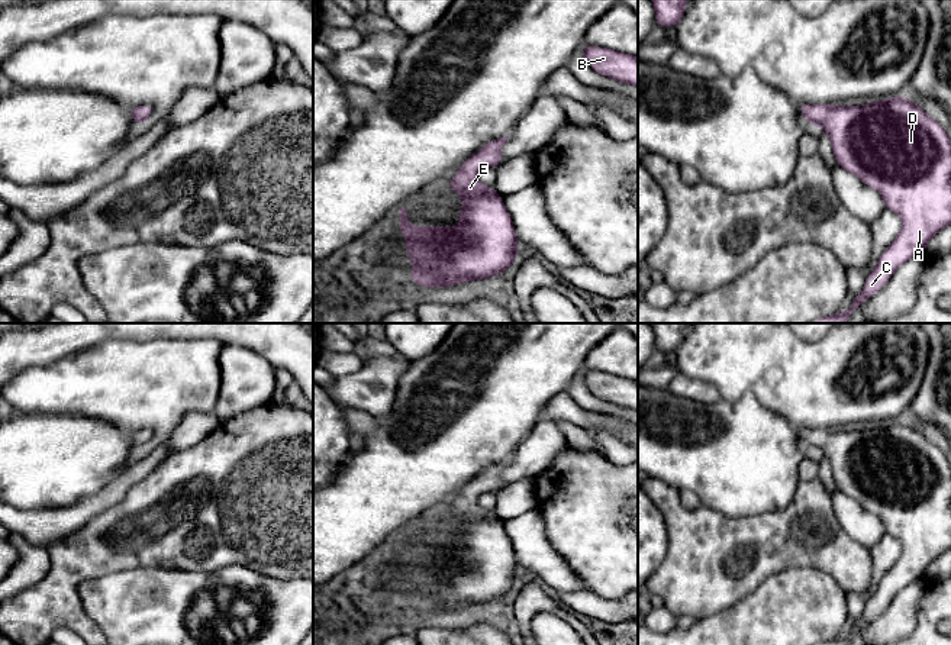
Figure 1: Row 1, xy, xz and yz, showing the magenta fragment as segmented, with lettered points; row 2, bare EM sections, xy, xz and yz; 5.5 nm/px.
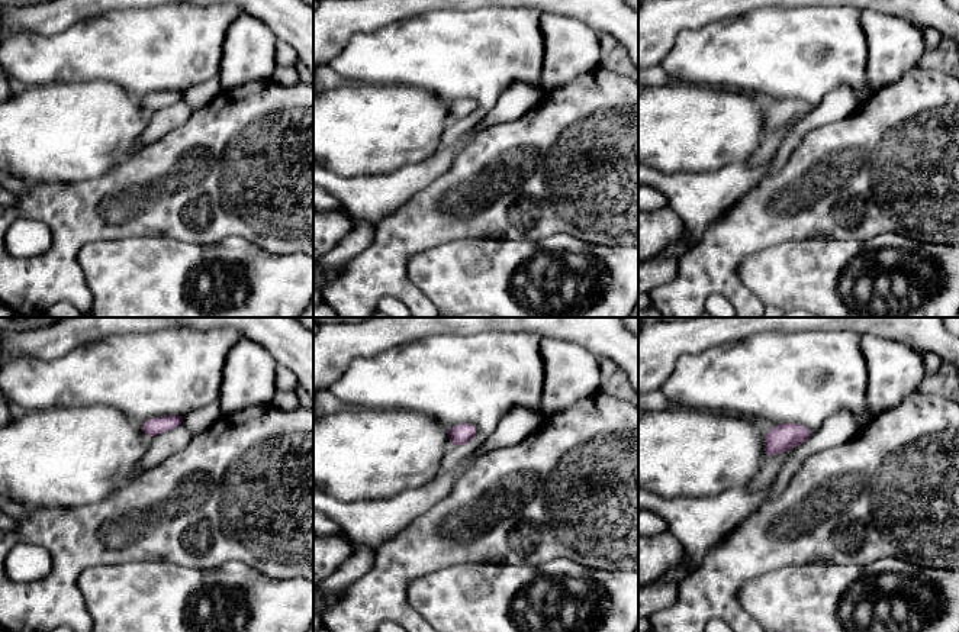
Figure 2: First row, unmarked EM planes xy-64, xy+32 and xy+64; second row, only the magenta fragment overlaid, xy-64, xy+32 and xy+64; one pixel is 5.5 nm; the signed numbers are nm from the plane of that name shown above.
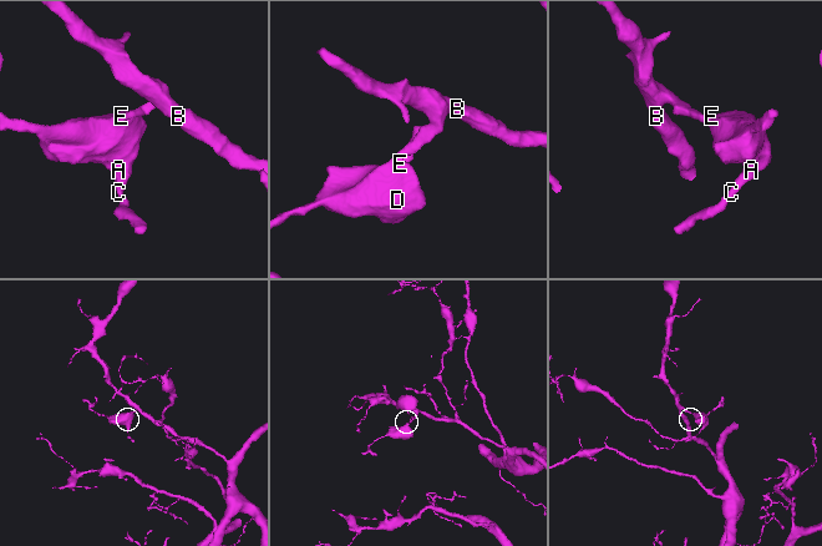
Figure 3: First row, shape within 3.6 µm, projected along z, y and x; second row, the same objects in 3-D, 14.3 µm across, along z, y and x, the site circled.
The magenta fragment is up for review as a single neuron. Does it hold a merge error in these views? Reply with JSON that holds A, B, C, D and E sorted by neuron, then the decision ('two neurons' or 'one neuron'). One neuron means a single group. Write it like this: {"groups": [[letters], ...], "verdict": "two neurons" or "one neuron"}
{"groups": [["A", "B", "C", "D", "E"]], "verdict": "one neuron"}

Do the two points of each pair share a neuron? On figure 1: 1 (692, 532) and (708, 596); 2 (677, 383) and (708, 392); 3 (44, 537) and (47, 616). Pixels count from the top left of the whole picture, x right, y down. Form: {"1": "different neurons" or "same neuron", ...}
{"1": "same neuron", "2": "same neuron", "3": "different neurons"}

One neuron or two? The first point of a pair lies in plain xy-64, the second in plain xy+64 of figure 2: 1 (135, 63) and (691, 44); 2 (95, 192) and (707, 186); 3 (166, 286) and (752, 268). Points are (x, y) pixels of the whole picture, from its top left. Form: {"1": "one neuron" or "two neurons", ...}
{"1": "one neuron", "2": "two neurons", "3": "one neuron"}

